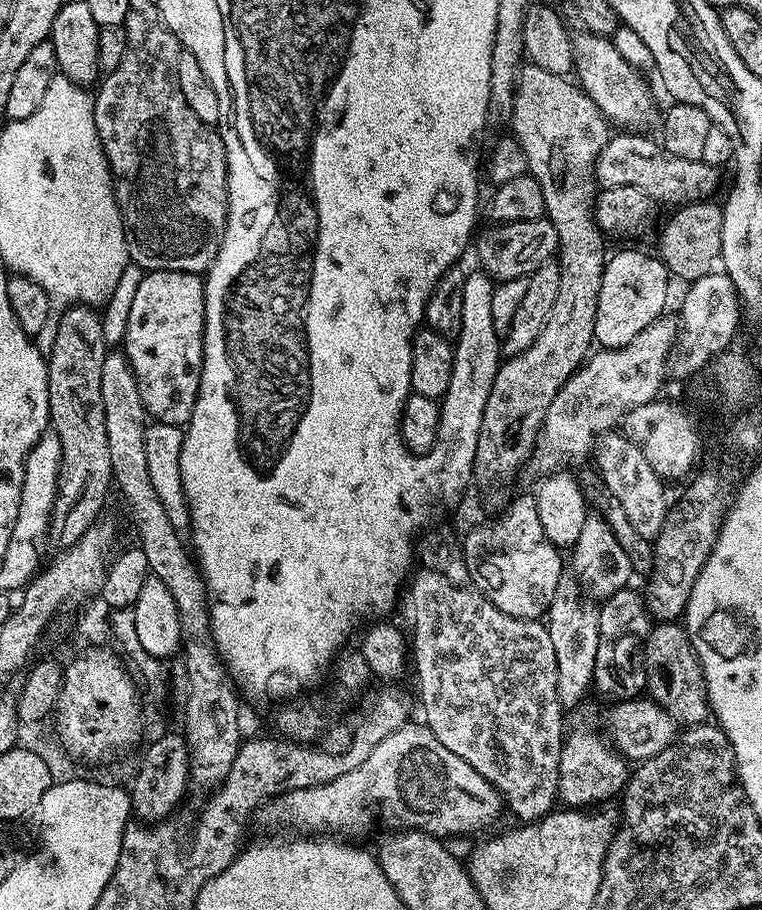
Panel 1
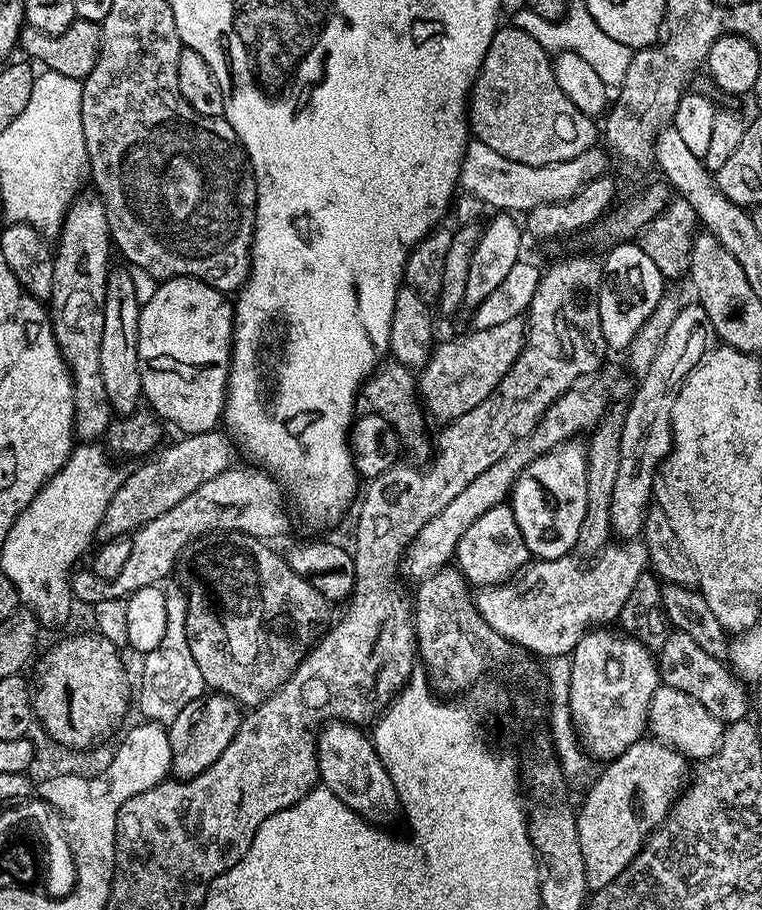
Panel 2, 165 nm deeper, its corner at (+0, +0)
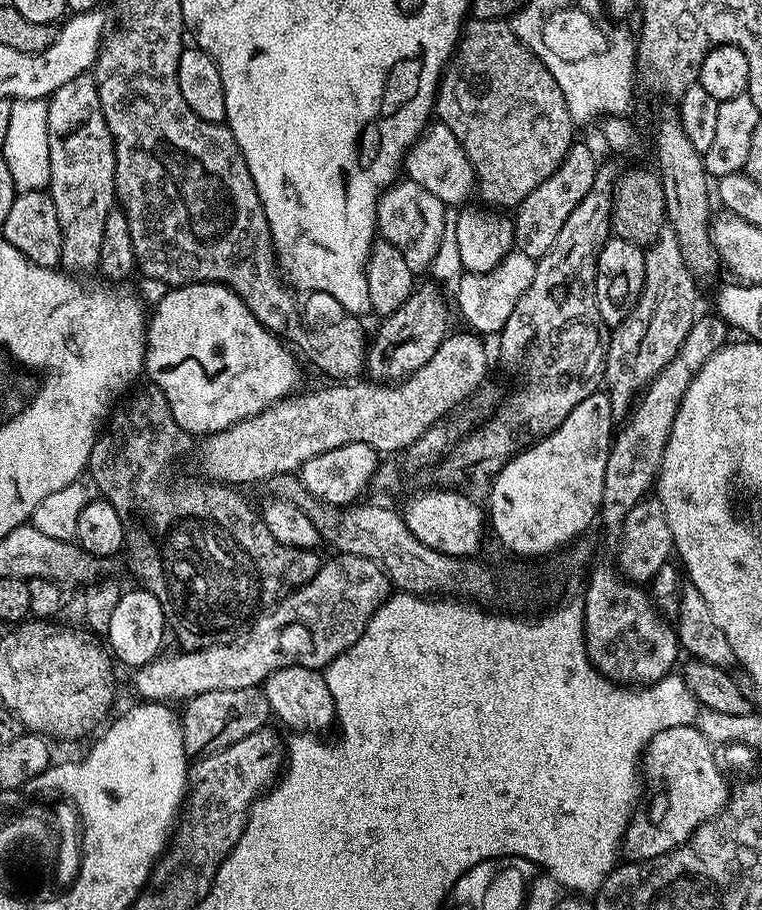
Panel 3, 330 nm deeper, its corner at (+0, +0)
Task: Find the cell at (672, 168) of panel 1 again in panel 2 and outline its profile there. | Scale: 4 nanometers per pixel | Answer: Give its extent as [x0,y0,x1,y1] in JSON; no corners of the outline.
[459,138,610,214]

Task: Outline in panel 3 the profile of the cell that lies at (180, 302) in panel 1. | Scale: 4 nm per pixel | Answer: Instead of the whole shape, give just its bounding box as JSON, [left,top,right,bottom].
[144,284,296,438]

